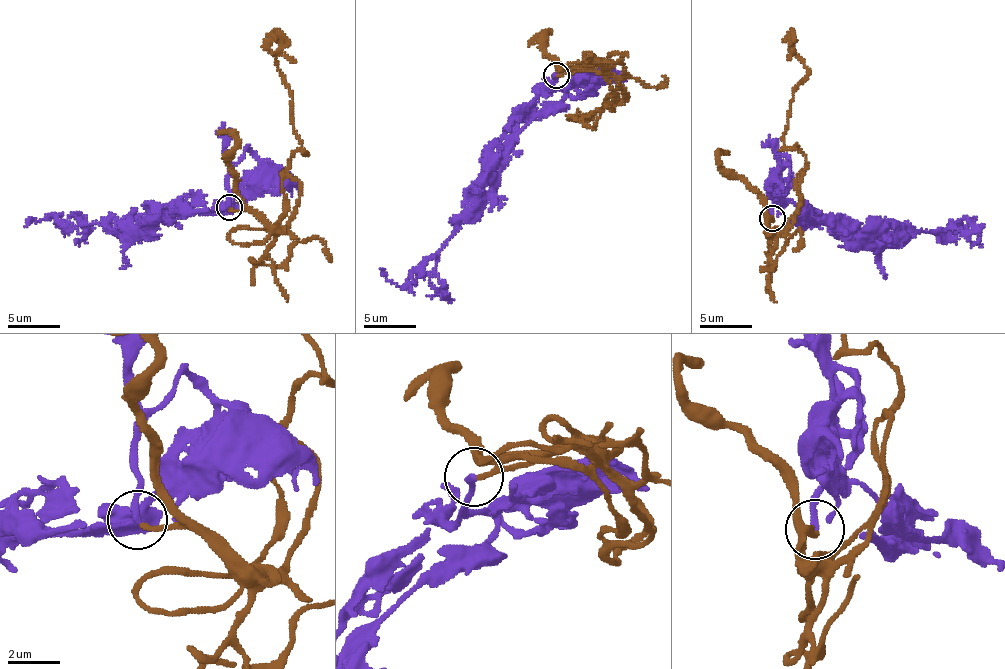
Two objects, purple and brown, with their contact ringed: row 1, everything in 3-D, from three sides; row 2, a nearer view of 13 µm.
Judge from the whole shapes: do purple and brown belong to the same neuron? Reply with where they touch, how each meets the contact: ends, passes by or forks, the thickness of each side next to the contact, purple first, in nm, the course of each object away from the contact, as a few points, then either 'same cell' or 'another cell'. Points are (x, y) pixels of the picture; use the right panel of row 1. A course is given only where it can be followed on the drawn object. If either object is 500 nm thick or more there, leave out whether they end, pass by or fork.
(772, 218) | purple ends | brown ends | 240/190 nm | purple via (773, 219), (784, 156), (790, 175), (780, 191), (805, 218), (941, 236), (955, 225), (960, 230), (942, 243) | brown via (773, 219), (771, 230), (797, 210), (796, 177), (805, 168), (783, 133), (793, 87), (807, 74), (790, 29) | same cell

